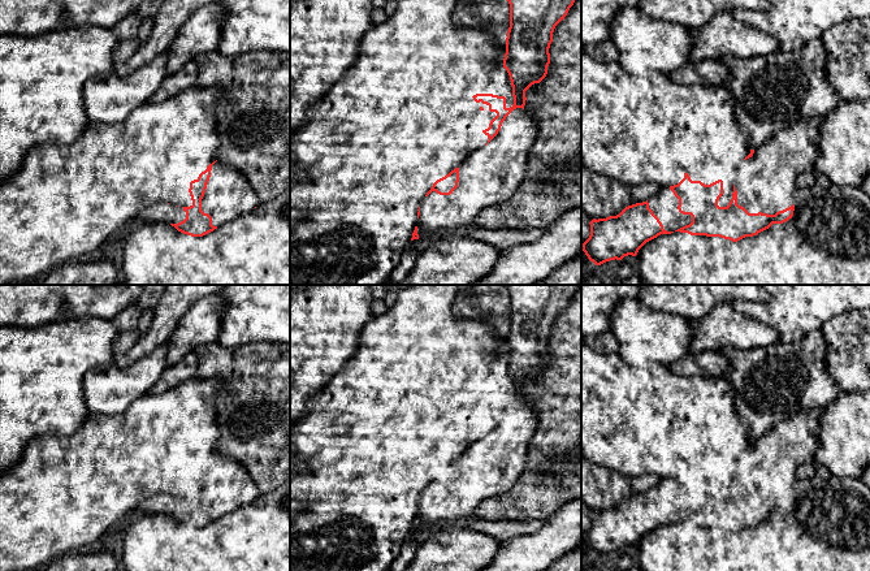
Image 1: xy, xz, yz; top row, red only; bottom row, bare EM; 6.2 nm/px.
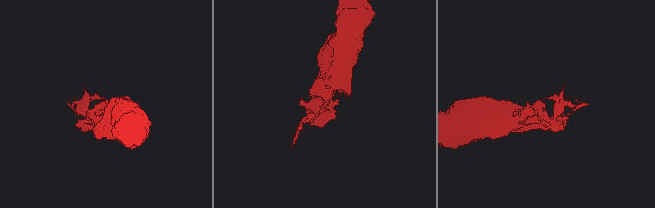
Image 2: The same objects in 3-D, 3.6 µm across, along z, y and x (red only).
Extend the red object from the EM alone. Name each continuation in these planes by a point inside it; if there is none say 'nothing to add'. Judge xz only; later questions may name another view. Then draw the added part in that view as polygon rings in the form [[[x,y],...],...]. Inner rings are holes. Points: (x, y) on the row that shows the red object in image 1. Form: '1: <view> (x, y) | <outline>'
1: xz (492, 174) | [[[514,109],[498,134],[459,166],[458,187],[450,195],[432,191],[420,202],[419,238],[476,226],[484,209],[508,200],[527,176],[537,134],[532,116]]]

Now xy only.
1: xy (229, 195) | [[[216,161],[202,199],[202,211],[212,217],[213,226],[233,221],[261,203],[250,182],[234,166]]]
2: xy (160, 212) | [[[156,203],[140,213],[142,222],[178,224],[186,219],[186,212],[181,207],[168,203]]]

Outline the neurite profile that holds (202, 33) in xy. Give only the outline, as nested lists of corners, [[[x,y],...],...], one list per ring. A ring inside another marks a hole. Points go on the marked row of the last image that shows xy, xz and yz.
[[[220,3],[208,4],[192,13],[166,49],[166,73],[178,72],[198,55],[217,51],[226,12]]]

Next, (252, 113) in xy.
[[[218,51],[198,55],[199,87],[222,88],[216,104],[221,138],[217,160],[234,166],[261,202],[290,187],[290,53],[252,51],[224,56]]]

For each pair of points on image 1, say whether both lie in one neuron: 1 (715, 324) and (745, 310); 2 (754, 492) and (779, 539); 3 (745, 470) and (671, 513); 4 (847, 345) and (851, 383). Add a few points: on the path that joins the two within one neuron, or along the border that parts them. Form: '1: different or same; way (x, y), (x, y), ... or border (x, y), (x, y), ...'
1: different; border (730, 305), (745, 316), (767, 324)
2: different; border (793, 501), (787, 511), (773, 514), (740, 531)
3: same; way (740, 493), (724, 509), (695, 509)
4: same; way (851, 354), (851, 373)

